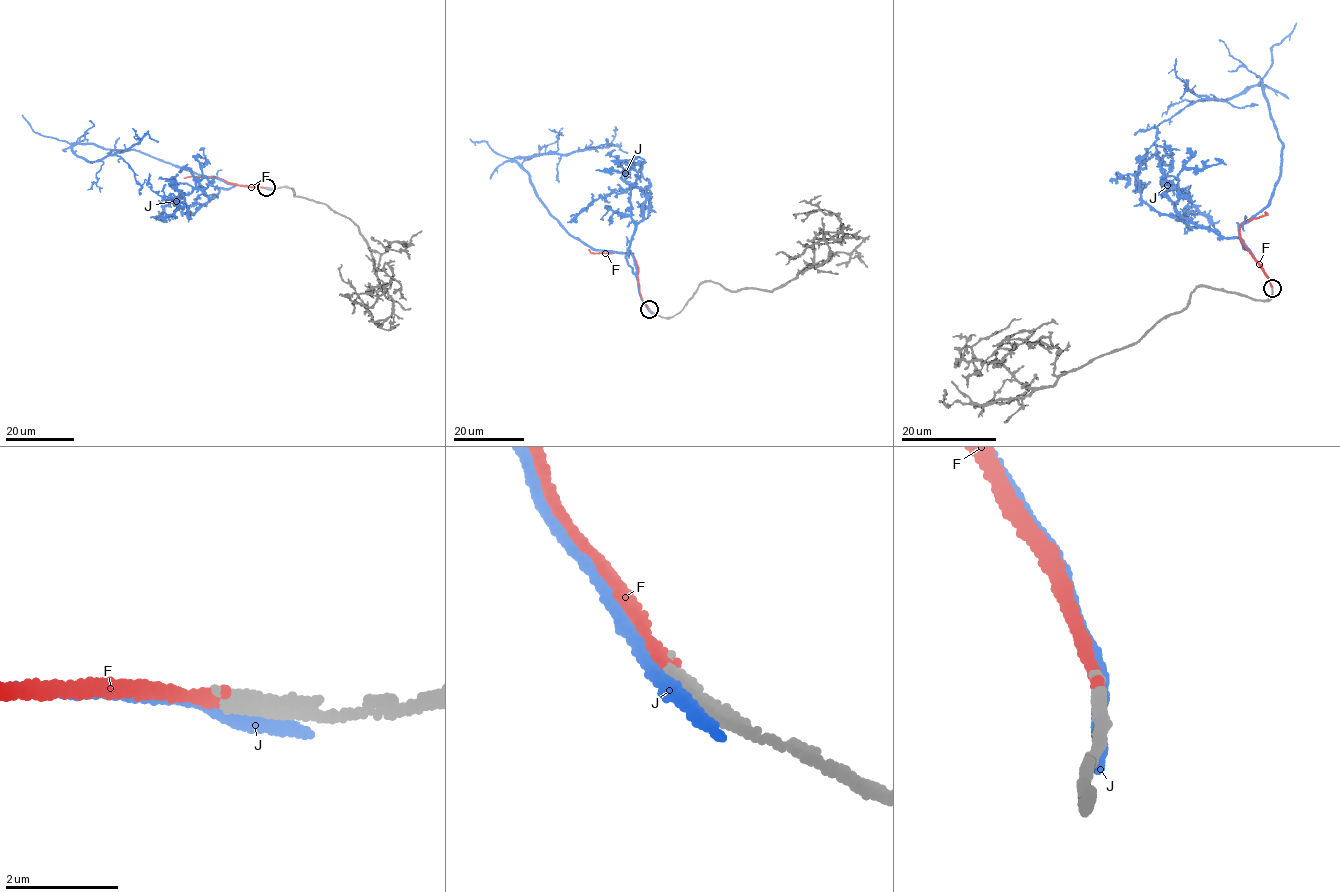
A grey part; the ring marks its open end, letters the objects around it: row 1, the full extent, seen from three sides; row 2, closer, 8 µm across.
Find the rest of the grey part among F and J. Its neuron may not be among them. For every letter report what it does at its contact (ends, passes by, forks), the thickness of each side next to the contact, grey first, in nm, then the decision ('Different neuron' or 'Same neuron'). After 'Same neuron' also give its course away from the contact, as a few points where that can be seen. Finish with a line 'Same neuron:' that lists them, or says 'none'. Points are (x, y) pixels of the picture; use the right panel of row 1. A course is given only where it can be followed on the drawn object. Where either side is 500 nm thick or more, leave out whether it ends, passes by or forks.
F: It ends there. Thickness 280 nm (grey) against 200 nm. Same neuron. Its course: (1271, 289), (1245, 248), (1240, 232), (1240, 225), (1247, 219), (1267, 214), (1265, 211)
J: It ends there. Thickness 320 nm (grey) against 320 nm. Different neuron
Same neuron: F

